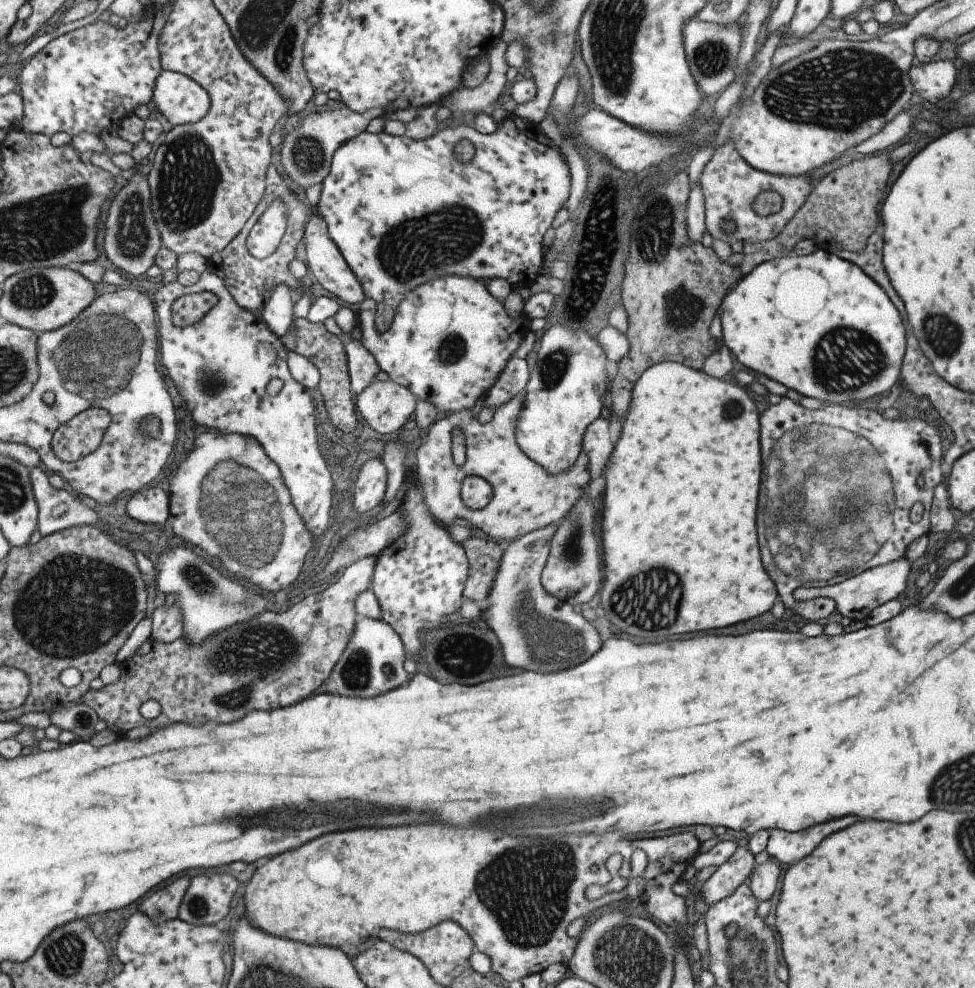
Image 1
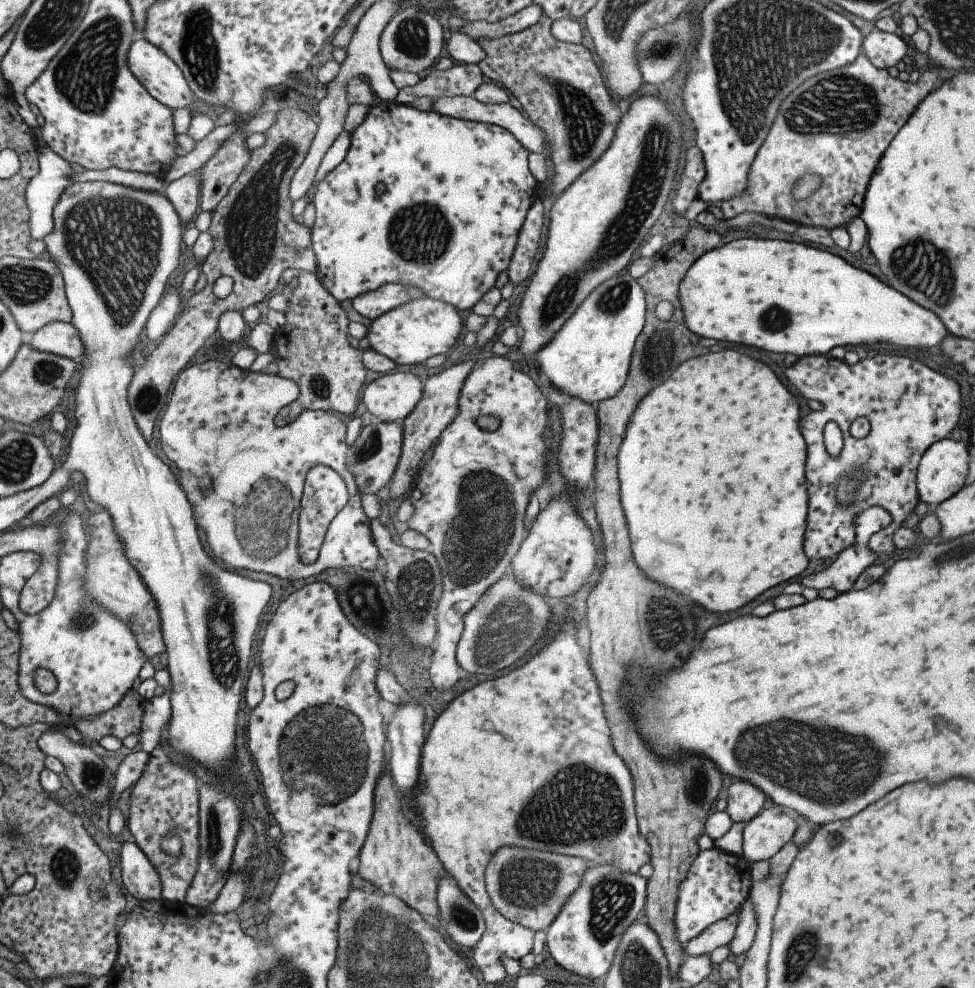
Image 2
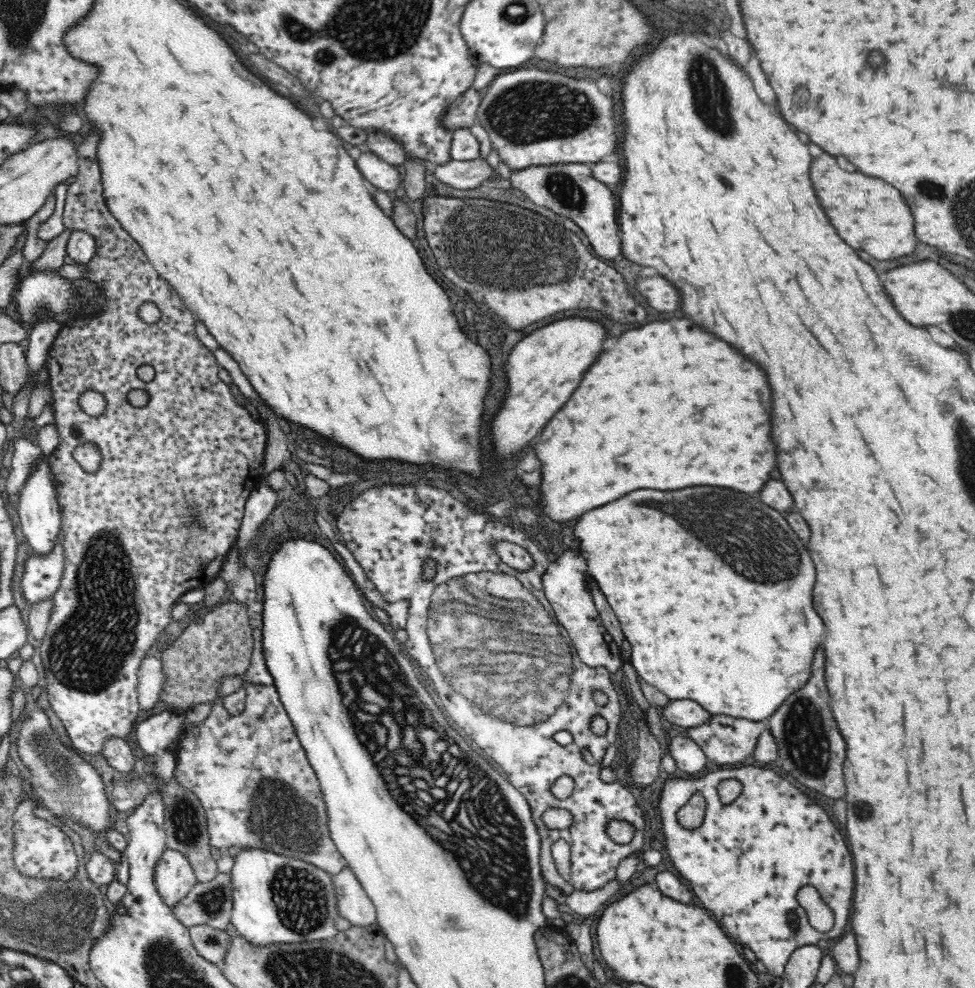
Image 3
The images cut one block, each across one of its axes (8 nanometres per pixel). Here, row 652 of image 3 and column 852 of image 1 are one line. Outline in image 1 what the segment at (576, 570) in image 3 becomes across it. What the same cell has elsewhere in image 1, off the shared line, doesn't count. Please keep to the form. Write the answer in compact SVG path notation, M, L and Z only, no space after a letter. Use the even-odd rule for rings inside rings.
M903 557L886 565L873 567L872 569L866 570L834 585L823 586L821 588L797 588L792 592L793 600L799 602L827 597L835 603L842 617L846 616L854 621L866 620L867 616L869 616L869 612L876 606L897 598L897 596L903 592L905 588L905 578L907 578L909 571L910 563Z

